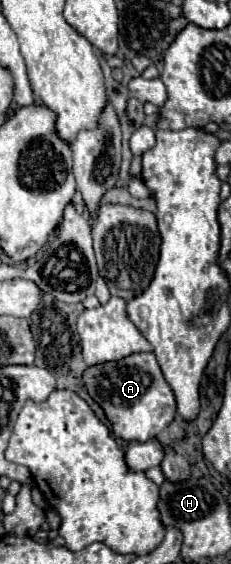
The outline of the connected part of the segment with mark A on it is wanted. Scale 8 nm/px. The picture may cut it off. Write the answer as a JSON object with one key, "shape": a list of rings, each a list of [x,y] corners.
{"shape":[[[140,352],[118,362],[90,366],[84,372],[84,384],[88,394],[104,408],[106,418],[112,422],[114,436],[122,440],[146,442],[156,438],[168,428],[178,412],[176,396],[166,382],[154,352]]]}

